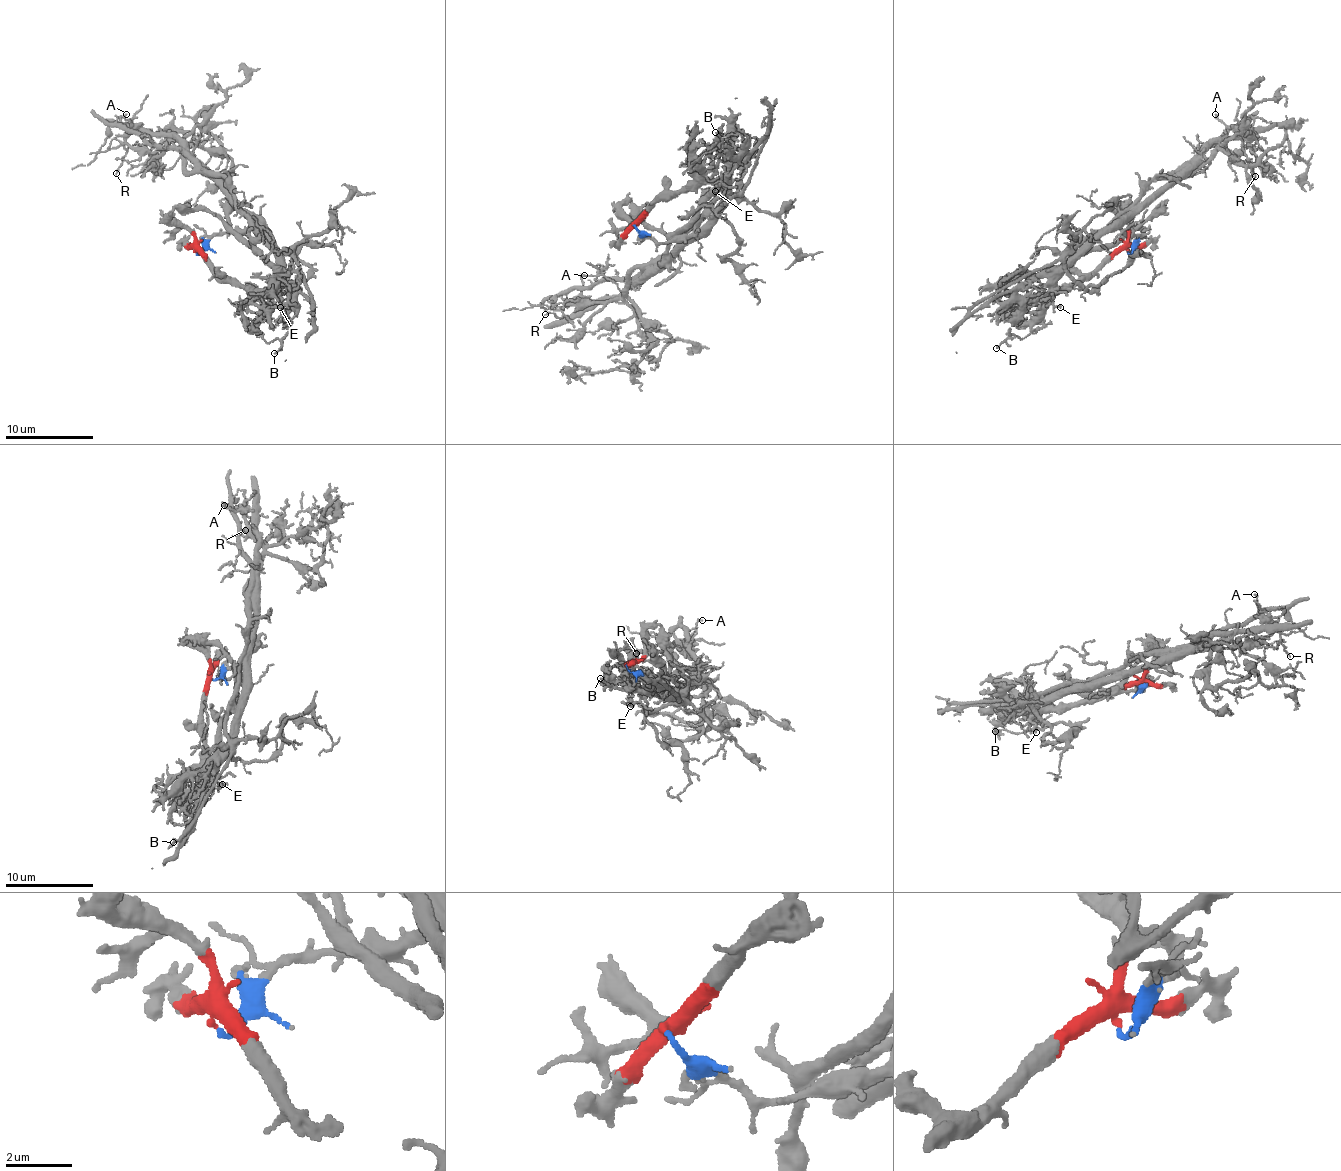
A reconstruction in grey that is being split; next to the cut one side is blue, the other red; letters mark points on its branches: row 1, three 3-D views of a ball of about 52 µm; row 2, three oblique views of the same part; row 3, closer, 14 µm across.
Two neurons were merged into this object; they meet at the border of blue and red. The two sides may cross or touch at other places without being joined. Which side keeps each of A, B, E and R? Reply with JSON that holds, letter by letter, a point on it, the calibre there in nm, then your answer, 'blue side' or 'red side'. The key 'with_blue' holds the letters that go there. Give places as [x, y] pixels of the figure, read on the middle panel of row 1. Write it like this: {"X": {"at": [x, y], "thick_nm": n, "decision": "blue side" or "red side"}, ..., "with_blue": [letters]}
{"A": {"at": [584, 275], "thick_nm": 140, "decision": "blue side"}, "B": {"at": [715, 132], "thick_nm": 80, "decision": "red side"}, "E": {"at": [715, 191], "thick_nm": 110, "decision": "red side"}, "R": {"at": [545, 314], "thick_nm": 110, "decision": "blue side"}, "with_blue": ["A", "R"]}

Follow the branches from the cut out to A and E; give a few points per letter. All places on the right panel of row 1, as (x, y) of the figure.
A: (1128, 253), (1139, 235), (1117, 222), (1119, 215), (1152, 181), (1224, 136), (1214, 114)
E: (1128, 251), (1122, 249), (1078, 283), (1056, 290), (1053, 304), (1061, 308)

